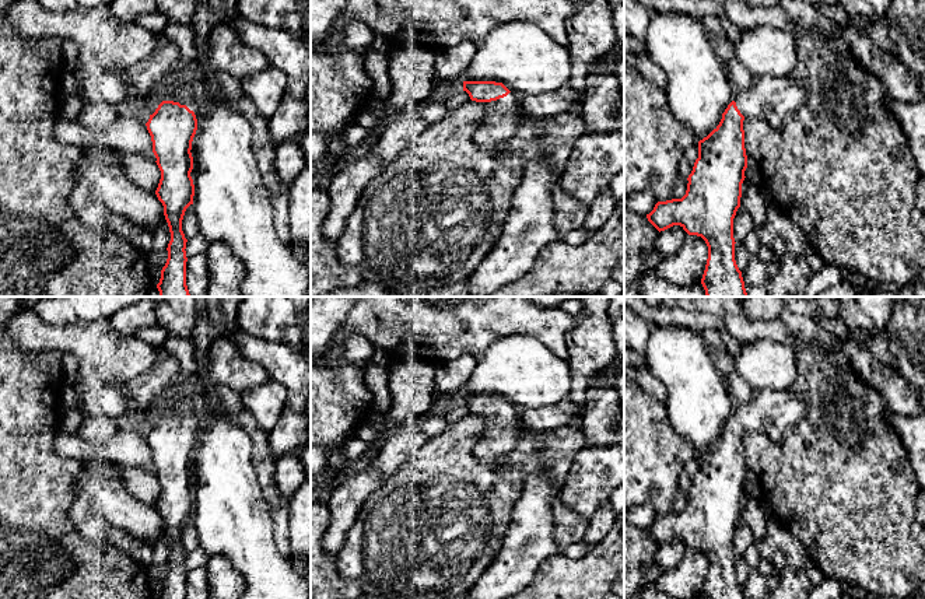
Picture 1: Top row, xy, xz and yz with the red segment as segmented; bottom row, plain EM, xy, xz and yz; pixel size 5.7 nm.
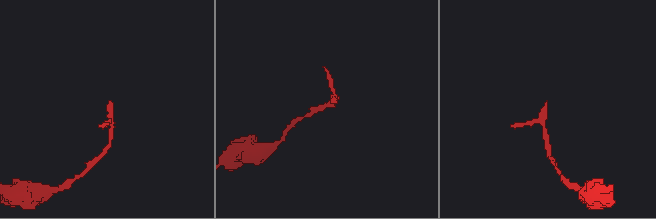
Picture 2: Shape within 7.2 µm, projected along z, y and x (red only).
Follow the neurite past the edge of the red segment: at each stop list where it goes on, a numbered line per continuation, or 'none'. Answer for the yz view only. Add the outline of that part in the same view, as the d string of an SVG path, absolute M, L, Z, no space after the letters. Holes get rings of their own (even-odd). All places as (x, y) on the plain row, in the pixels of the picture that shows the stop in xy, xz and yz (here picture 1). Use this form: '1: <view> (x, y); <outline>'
1: yz (773, 412); M754 389L750 400L735 407L733 414L744 431L765 432L778 442L789 428L803 420L805 411L805 399L789 389Z

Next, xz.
1: xz (500, 437); M509 406L507 410L491 416L483 416L486 425L474 453L491 465L505 463L508 453L514 452L518 444L516 423L519 417Z

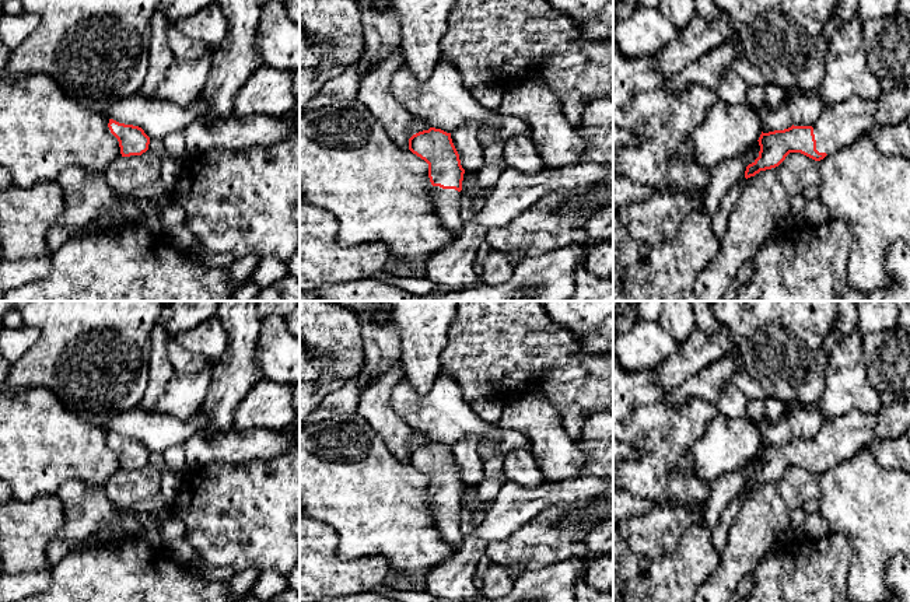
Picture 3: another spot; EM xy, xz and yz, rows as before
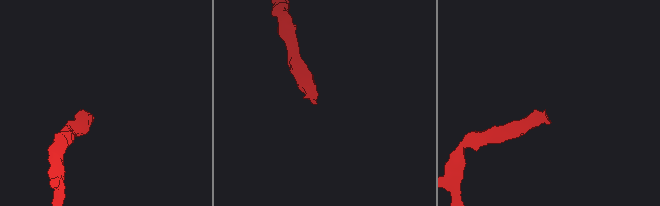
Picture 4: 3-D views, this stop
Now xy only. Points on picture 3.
none

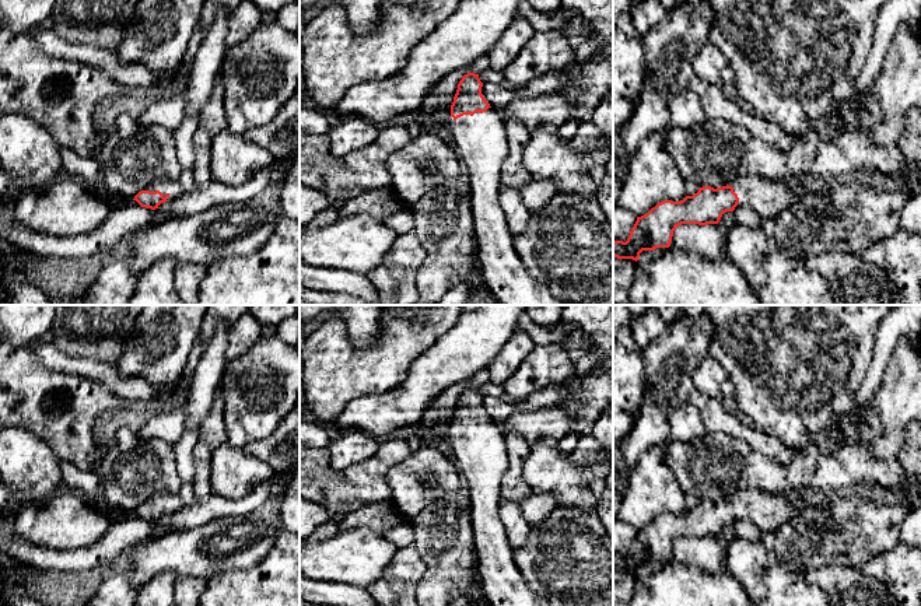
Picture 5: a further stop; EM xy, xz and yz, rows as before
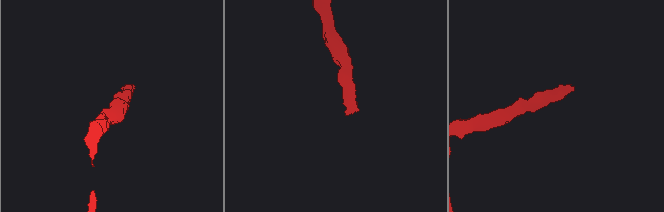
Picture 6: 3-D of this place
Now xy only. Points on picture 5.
1: xy (174, 501); M171 493L153 494L143 504L150 504L150 505L160 504L168 515L178 512L185 507L181 497L178 494L171 494Z

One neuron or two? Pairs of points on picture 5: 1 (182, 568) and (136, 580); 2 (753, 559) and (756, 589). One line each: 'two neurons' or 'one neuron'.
1: one neuron
2: one neuron

